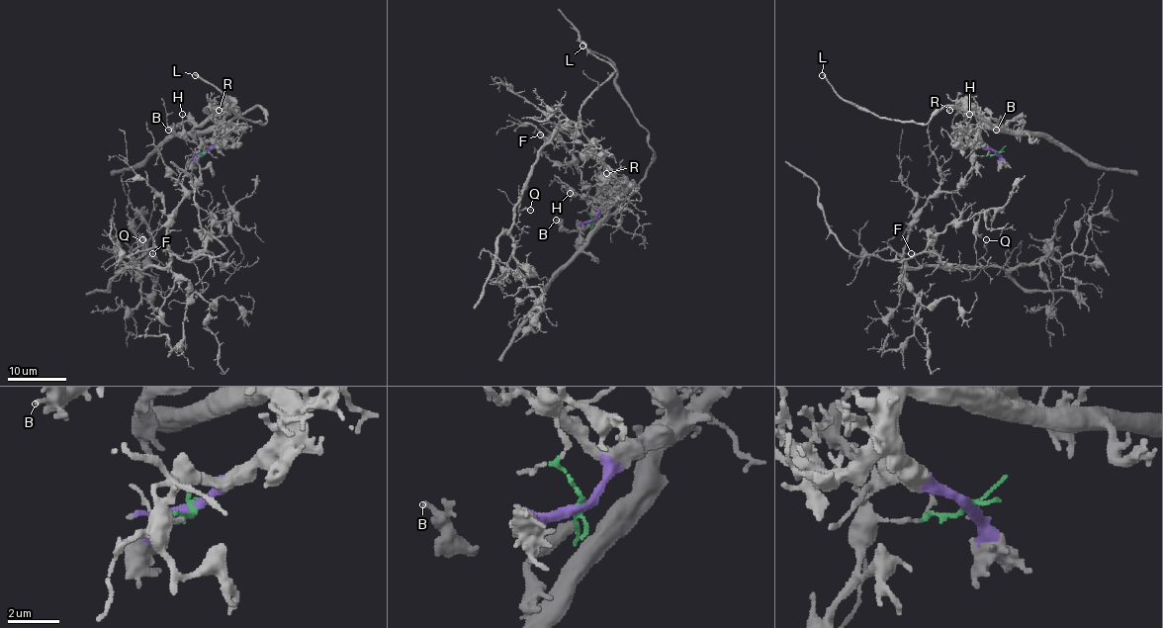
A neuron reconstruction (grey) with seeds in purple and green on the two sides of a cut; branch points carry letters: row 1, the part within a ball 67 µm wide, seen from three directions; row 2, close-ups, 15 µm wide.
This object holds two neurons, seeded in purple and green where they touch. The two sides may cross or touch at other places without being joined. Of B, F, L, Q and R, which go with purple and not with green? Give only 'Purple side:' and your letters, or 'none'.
Purple side: B, L, R

